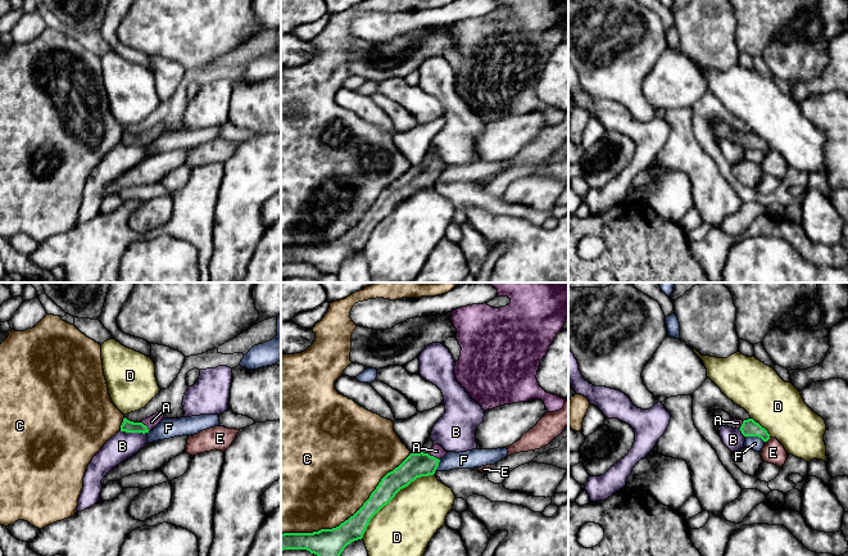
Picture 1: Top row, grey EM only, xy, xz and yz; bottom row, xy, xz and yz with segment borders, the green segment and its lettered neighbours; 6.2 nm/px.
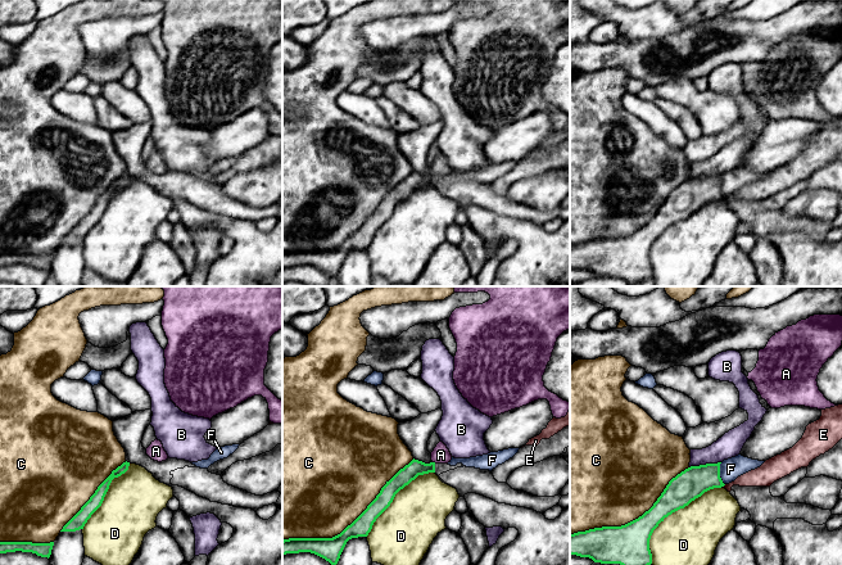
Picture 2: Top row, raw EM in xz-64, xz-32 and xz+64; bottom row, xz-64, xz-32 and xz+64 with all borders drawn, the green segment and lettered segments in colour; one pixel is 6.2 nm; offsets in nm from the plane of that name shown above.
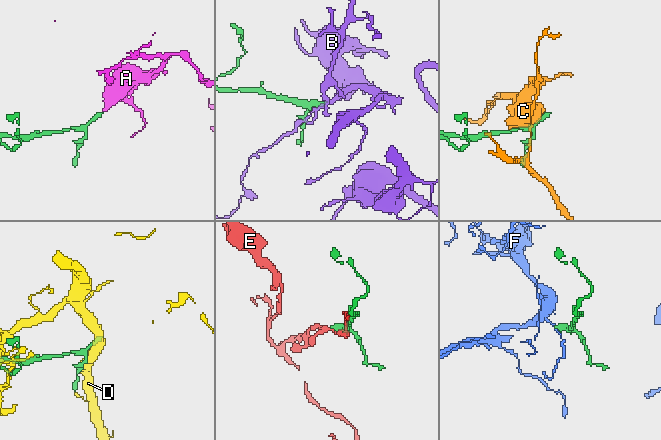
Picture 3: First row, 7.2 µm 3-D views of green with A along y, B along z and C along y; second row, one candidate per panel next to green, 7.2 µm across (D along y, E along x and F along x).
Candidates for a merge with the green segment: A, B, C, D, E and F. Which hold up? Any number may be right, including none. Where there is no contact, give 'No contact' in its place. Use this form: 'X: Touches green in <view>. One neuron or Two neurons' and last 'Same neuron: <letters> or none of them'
A: Touches green in xz. One neuron
B: Touches green in xy. Two neurons
C: Touches green in xz. Two neurons
D: Touches green in xz. Two neurons
E: Touches green in yz. Two neurons
F: Touches green in yz. Two neurons
Same neuron: A

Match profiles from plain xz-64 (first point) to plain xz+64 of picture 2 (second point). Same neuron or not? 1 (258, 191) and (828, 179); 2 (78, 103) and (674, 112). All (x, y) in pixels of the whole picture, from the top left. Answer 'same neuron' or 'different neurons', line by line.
1: different neurons
2: different neurons

